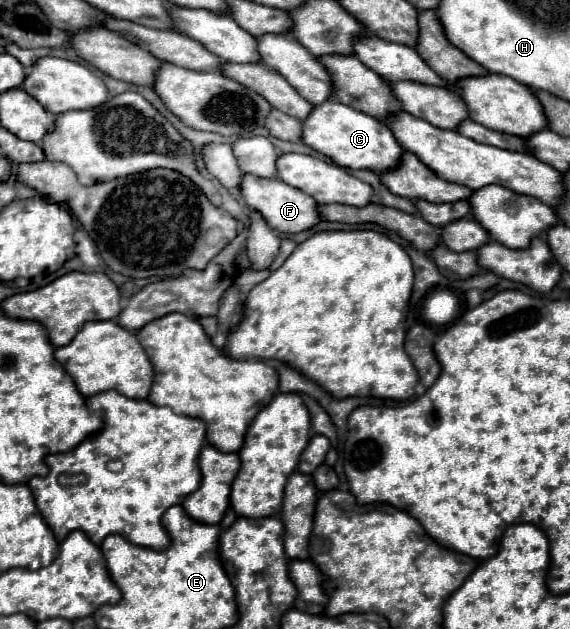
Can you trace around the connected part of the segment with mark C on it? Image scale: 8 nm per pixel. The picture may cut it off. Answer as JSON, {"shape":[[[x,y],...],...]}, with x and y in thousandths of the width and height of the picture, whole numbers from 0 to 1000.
{"shape":[[[577,156],[560,169],[549,169],[542,184],[532,194],[532,229],[542,235],[570,245],[581,251],[591,264],[602,267],[644,267],[654,273],[675,273],[689,267],[707,238],[696,229],[686,207],[654,184],[644,184],[640,178],[630,178],[616,169],[595,165],[591,159]]]}

